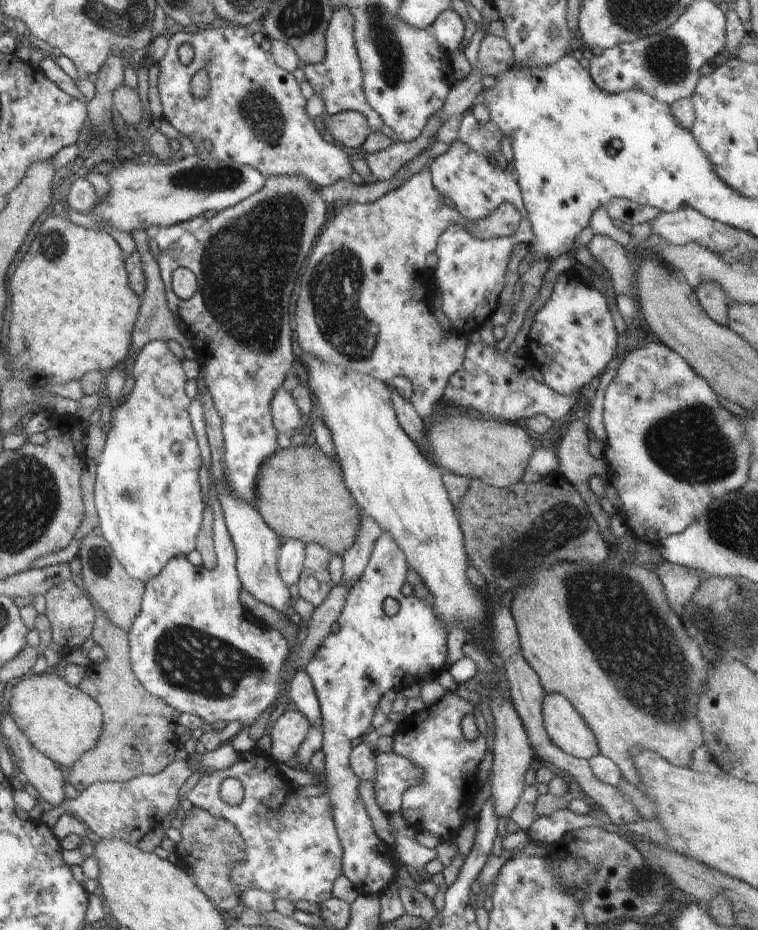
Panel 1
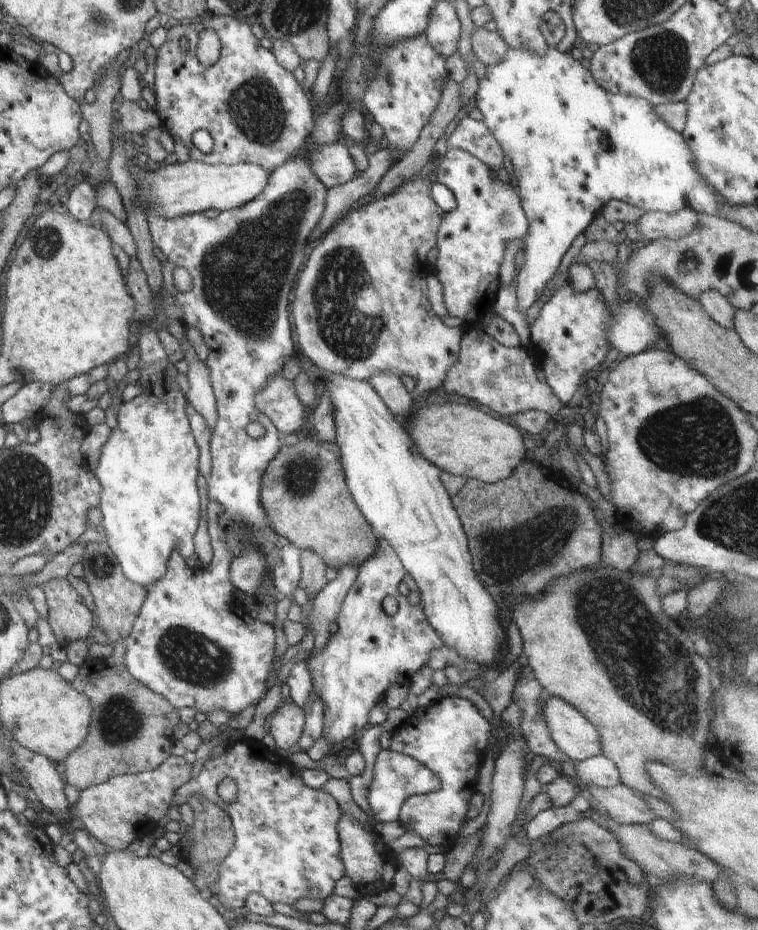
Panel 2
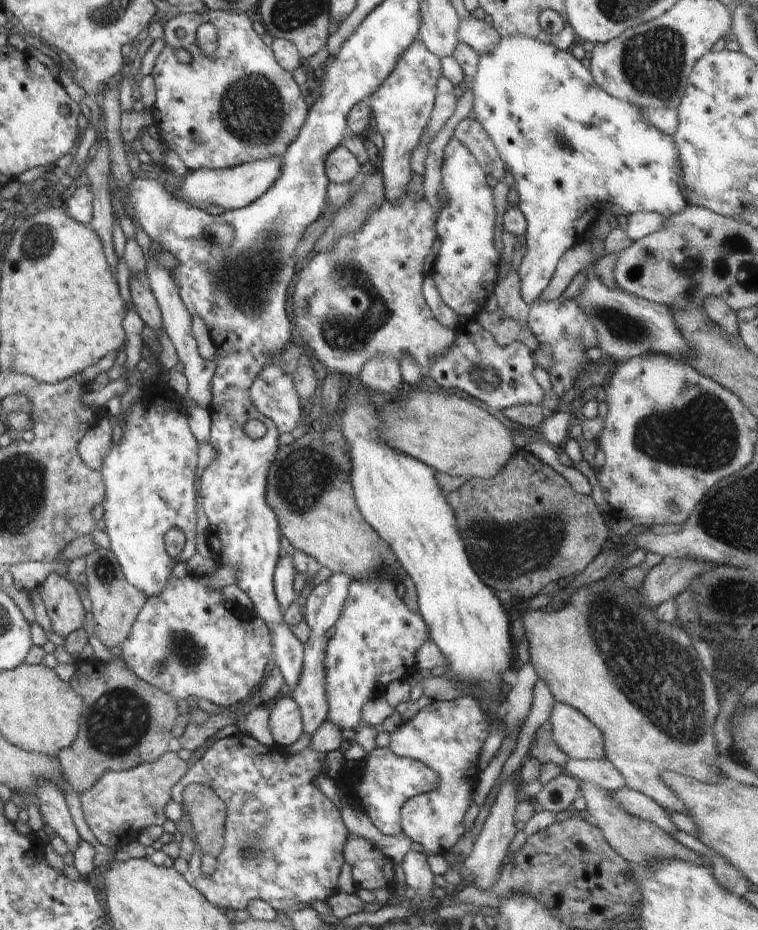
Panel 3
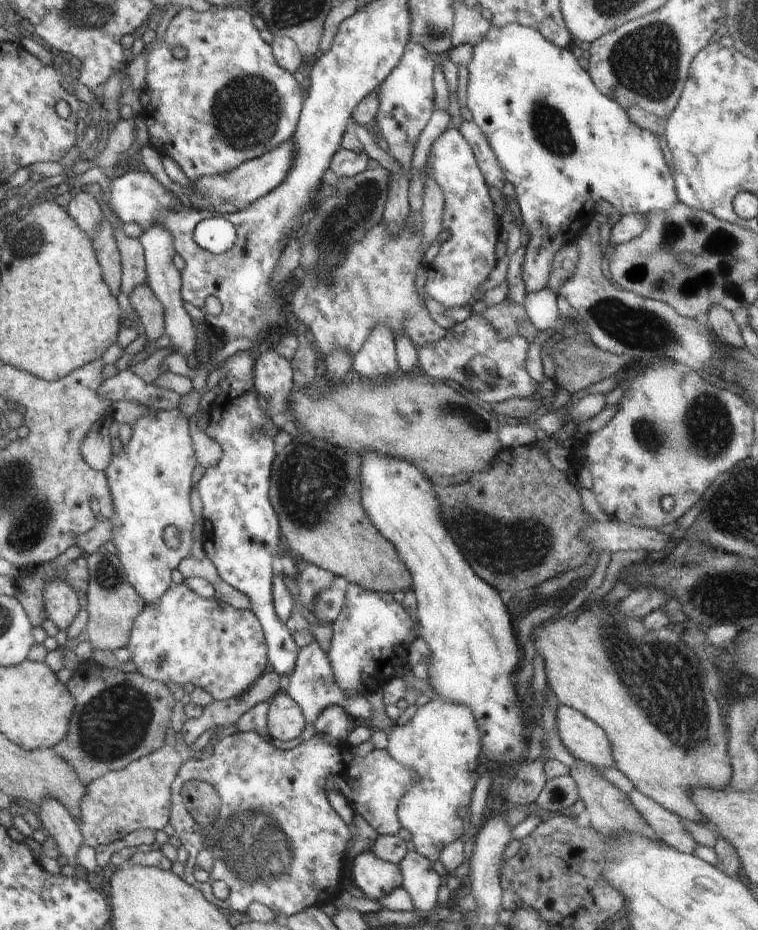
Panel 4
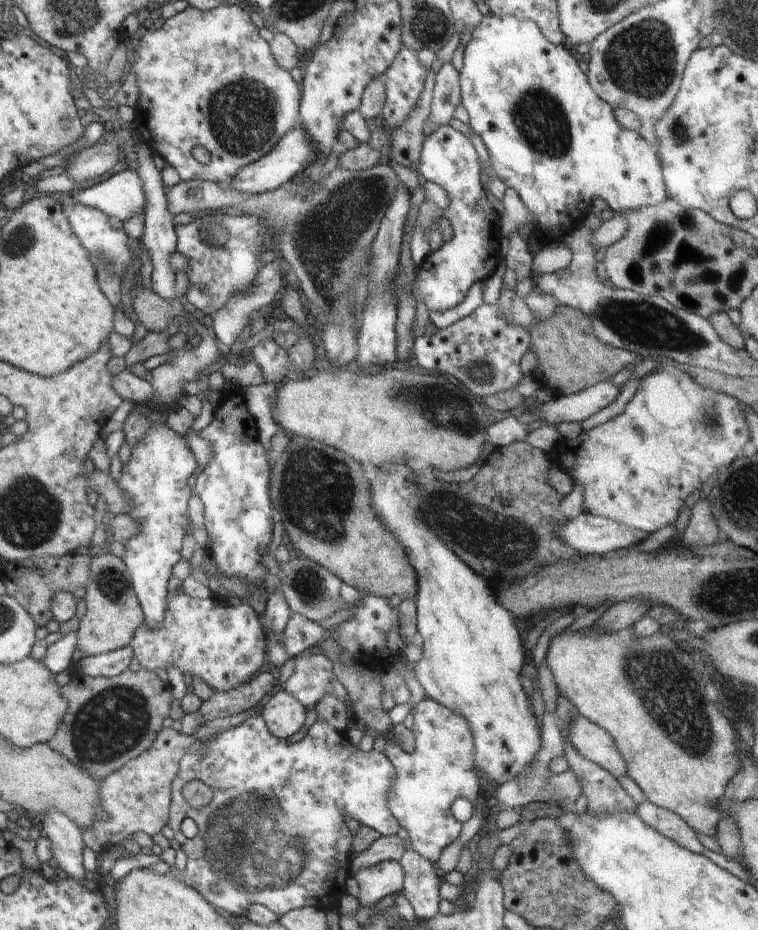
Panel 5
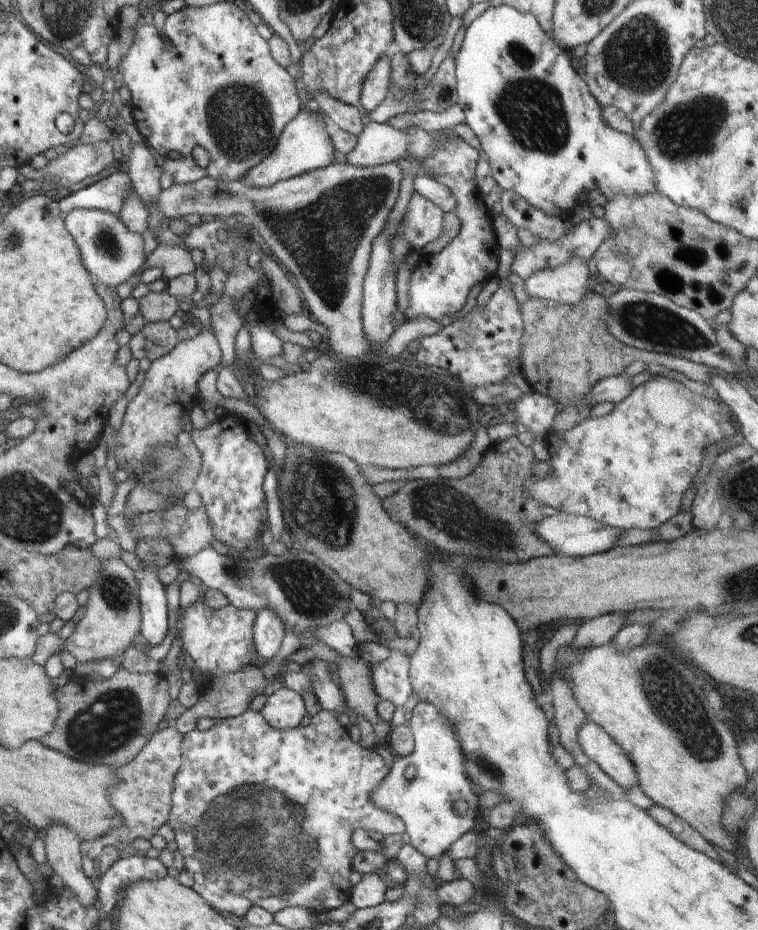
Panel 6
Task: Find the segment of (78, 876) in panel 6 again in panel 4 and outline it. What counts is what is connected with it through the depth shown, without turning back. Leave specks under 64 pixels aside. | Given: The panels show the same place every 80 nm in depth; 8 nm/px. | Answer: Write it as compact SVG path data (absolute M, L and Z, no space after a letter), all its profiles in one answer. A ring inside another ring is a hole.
M48 797L47 800L42 800L42 805L37 807L37 814L39 821L41 822L42 829L46 835L52 836L56 840L57 847L59 848L60 854L66 856L68 865L74 868L78 868L76 862L76 855L79 848L83 845L83 834L76 824L71 812L55 798Z

